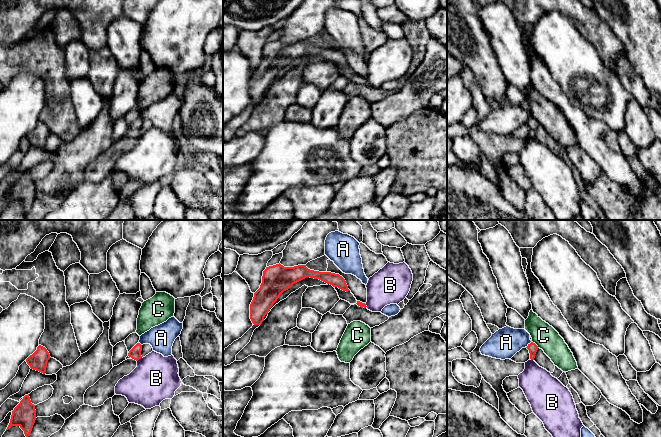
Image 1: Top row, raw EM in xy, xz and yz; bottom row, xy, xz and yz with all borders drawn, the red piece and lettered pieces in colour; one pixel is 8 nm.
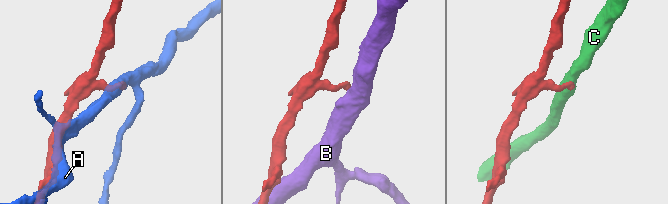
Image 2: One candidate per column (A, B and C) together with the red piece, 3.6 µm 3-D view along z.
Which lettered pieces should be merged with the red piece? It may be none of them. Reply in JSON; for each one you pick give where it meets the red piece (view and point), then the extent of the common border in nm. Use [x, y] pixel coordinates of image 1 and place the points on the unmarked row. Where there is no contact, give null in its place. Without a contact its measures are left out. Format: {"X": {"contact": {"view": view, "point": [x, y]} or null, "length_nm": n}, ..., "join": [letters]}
{"join": []}

